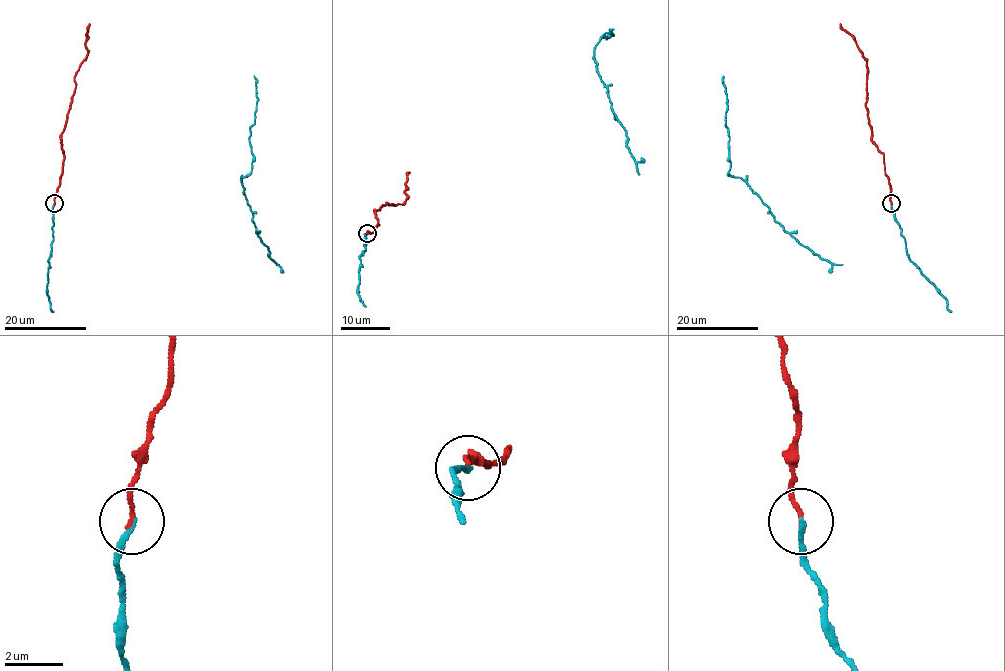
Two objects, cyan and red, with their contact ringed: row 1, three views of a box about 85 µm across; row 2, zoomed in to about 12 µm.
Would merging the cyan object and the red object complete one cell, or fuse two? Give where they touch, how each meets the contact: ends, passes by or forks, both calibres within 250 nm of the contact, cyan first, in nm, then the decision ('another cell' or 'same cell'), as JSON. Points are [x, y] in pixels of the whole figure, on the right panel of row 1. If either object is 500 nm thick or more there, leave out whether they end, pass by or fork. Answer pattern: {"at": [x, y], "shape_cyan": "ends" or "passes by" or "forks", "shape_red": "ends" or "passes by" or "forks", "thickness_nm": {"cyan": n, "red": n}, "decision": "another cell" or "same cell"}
{"at": [891, 203], "shape_cyan": "ends", "shape_red": "ends", "thickness_nm": {"cyan": 180, "red": 140}, "decision": "same cell"}

